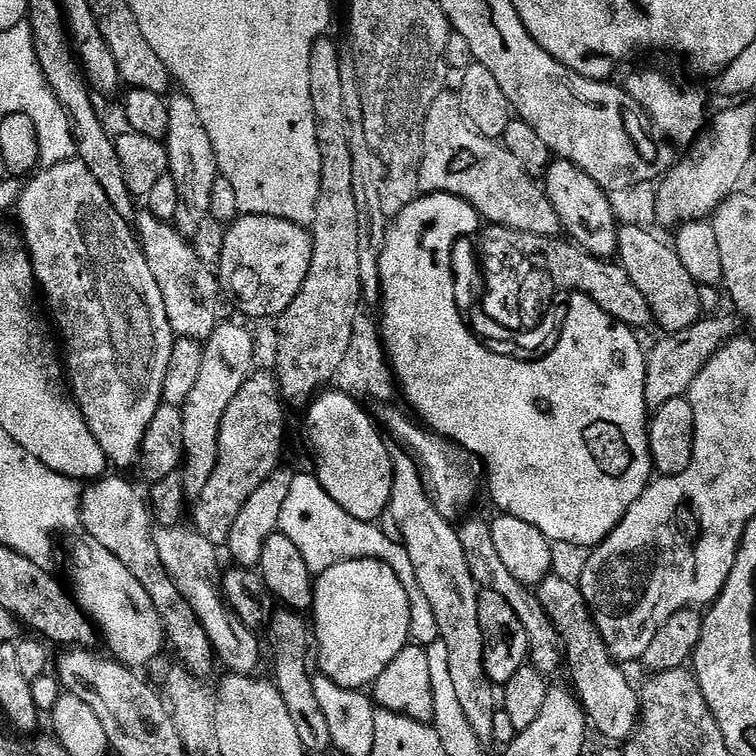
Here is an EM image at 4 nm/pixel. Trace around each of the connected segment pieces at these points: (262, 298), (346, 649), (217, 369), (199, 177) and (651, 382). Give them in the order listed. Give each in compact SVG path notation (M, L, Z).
M240 214L227 225L228 233L220 244L220 268L218 280L225 289L232 291L234 299L248 316L272 316L279 318L286 306L294 300L302 282L308 277L312 261L312 232L305 225L295 224L273 216L249 216Z
M347 560L315 577L310 588L314 656L320 659L319 671L338 686L364 690L367 684L375 685L389 661L405 647L400 629L404 592L395 575L382 560Z
M217 323L216 328L203 341L202 366L198 382L194 390L182 405L182 438L184 439L184 454L182 464L182 479L184 491L189 497L199 496L202 486L212 473L216 464L217 440L220 433L220 423L234 394L238 394L241 385L248 380L253 371L252 359L256 356L256 344L252 336L240 324Z
M183 90L174 92L166 100L168 106L168 135L166 137L168 172L178 186L178 198L180 199L174 223L182 233L190 234L190 232L199 230L200 223L204 219L209 219L211 198L218 181L218 169L210 134L206 134L206 126L202 126L202 118L198 118L198 110L194 102Z
M735 315L732 316L702 318L686 330L663 335L663 339L658 341L652 350L649 349L645 359L647 366L646 400L651 409L655 410L676 397L687 395L689 386L705 368L706 362L724 342L737 335L739 319Z

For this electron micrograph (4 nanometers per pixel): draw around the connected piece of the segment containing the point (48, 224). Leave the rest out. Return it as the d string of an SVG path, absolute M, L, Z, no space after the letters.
M79 158L66 160L49 168L41 167L27 183L21 187L20 197L14 205L14 213L16 212L17 218L20 219L18 231L24 238L28 257L32 259L32 269L36 275L39 291L42 293L43 303L44 300L48 303L48 308L52 311L51 323L62 341L64 355L62 364L66 369L70 395L75 400L80 413L84 415L84 420L90 426L90 430L94 434L98 446L103 450L104 457L108 459L109 465L116 467L117 464L120 468L128 468L132 464L133 467L140 454L140 444L144 441L144 435L150 426L150 418L154 418L154 414L159 410L163 401L163 379L166 376L166 368L169 365L174 341L172 327L166 318L166 302L162 302L162 290L158 290L158 282L154 282L154 274L150 274L150 266L146 266L144 251L140 249L140 242L133 225L124 220L122 214L118 214L118 210L114 210L114 206L110 206L110 198L106 198L102 186L98 186L98 181L94 179L94 174L90 174L90 170L86 170L86 166Z

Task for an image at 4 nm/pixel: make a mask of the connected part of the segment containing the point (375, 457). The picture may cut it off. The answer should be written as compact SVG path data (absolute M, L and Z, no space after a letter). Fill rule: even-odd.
M329 390L321 391L319 395L317 395L315 399L313 399L311 403L307 405L306 408L306 411L308 411L308 444L310 447L312 447L313 458L316 459L316 469L314 469L314 475L317 482L326 490L326 494L330 494L330 498L334 498L334 502L338 502L338 506L342 506L344 515L353 516L359 520L367 520L369 522L379 521L379 516L383 517L385 515L386 509L388 507L388 499L392 493L390 471L388 472L388 452L386 449L384 449L383 442L380 441L379 436L376 434L376 430L372 426L371 418L368 417L366 413L364 413L364 408L362 406L364 404L361 403L359 399L347 396L347 394L342 391L328 391Z

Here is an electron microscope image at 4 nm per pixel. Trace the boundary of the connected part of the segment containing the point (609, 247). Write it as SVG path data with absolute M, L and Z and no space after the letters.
M553 159L542 176L542 187L560 219L560 227L585 252L593 256L612 258L620 246L620 228L611 208L609 193L569 160Z

